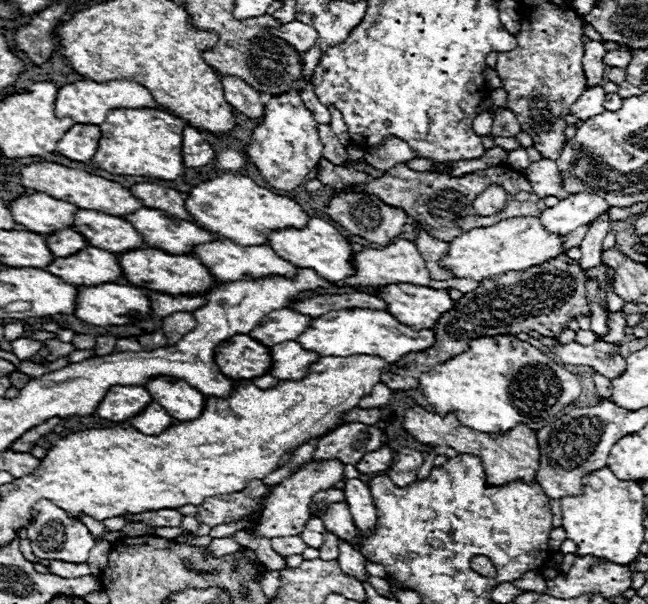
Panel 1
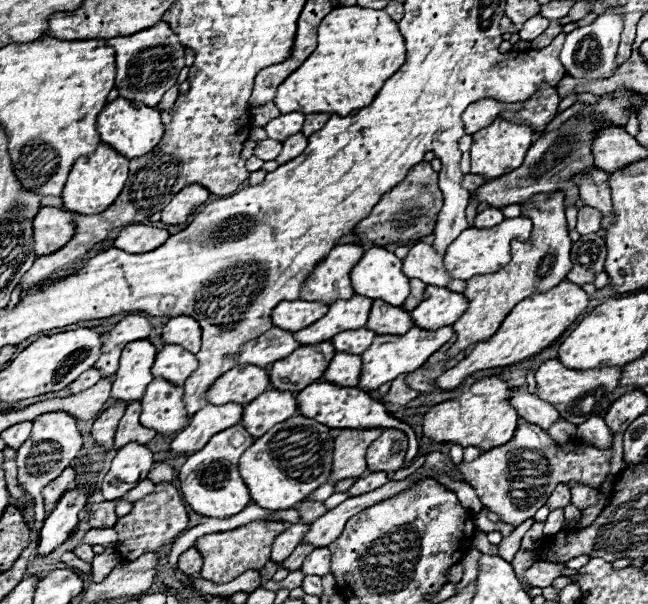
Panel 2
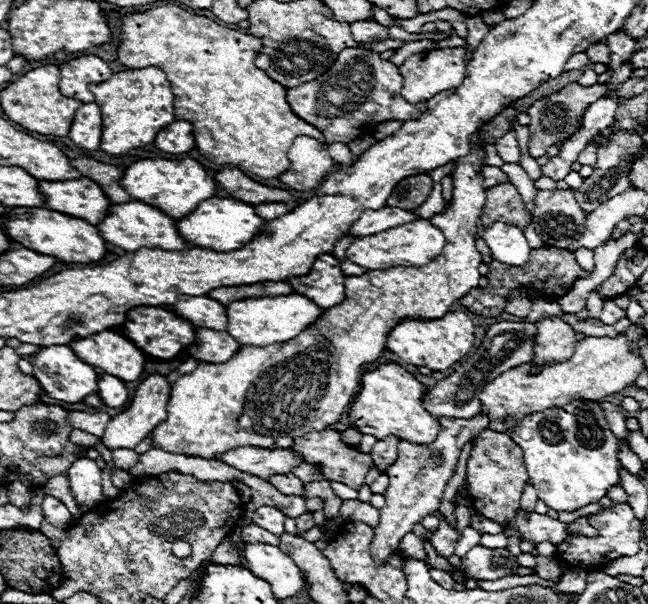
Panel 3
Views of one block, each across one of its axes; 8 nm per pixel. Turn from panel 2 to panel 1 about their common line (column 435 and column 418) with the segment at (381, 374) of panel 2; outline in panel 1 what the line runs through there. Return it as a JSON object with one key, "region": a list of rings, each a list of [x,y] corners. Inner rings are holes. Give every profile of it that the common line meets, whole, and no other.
{"region":[[[338,310],[332,314],[324,314],[312,320],[312,330],[306,330],[300,338],[296,338],[306,350],[314,350],[322,356],[378,356],[388,364],[396,364],[402,356],[410,352],[424,352],[434,346],[436,336],[432,330],[414,330],[402,322],[398,322],[388,312],[376,310]]]}

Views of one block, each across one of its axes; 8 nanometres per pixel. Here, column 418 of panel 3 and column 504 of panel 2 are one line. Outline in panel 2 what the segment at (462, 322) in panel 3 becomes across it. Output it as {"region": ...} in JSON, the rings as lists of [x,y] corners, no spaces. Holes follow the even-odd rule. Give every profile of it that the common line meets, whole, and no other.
{"region":[[[560,282],[548,292],[534,294],[530,298],[524,298],[524,302],[518,302],[512,312],[504,318],[502,326],[496,330],[496,334],[480,344],[474,346],[474,350],[458,362],[454,368],[446,370],[440,378],[434,378],[434,384],[438,384],[438,390],[454,390],[458,388],[470,374],[480,370],[490,370],[498,366],[510,366],[520,360],[526,360],[538,352],[542,352],[546,346],[550,346],[588,306],[588,294],[572,284],[572,282]]]}

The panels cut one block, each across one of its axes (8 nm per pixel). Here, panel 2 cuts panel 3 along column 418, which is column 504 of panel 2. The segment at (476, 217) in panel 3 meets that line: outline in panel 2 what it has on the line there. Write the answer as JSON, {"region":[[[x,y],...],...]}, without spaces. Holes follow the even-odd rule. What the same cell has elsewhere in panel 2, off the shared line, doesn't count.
{"region":[[[556,190],[556,194],[536,194],[536,198],[530,198],[522,206],[520,216],[530,218],[534,224],[530,238],[526,242],[512,242],[512,260],[496,274],[488,274],[484,278],[470,278],[466,282],[462,294],[468,300],[468,308],[452,326],[456,332],[456,342],[448,350],[450,356],[490,338],[500,328],[502,320],[510,314],[510,310],[516,306],[516,302],[556,286],[556,282],[562,282],[572,268],[572,240],[564,218],[564,194],[560,194],[560,190]]]}

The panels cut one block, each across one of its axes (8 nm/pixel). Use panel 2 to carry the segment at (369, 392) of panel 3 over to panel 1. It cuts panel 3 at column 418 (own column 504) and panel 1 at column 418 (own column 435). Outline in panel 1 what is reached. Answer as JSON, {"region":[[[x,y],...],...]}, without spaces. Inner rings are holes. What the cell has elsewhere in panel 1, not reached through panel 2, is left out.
{"region":[[[414,406],[404,416],[404,430],[416,438],[422,444],[428,446],[450,446],[458,454],[474,454],[484,462],[486,468],[486,482],[488,484],[506,484],[516,478],[522,478],[526,482],[536,480],[536,472],[540,468],[540,446],[536,432],[528,426],[516,426],[514,430],[506,434],[484,434],[470,430],[468,426],[460,424],[460,420],[454,414],[440,416],[426,412],[422,406]]]}

